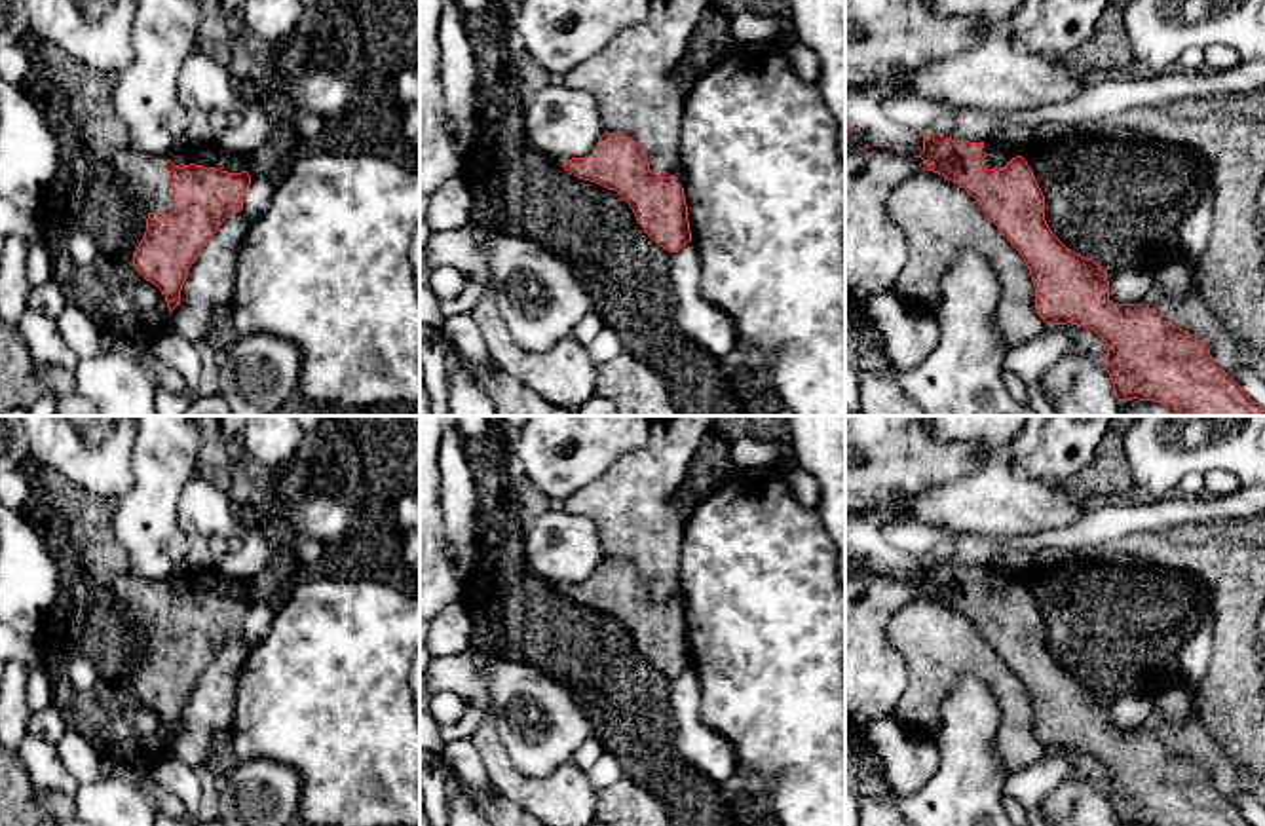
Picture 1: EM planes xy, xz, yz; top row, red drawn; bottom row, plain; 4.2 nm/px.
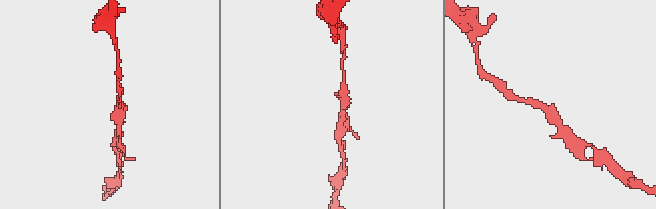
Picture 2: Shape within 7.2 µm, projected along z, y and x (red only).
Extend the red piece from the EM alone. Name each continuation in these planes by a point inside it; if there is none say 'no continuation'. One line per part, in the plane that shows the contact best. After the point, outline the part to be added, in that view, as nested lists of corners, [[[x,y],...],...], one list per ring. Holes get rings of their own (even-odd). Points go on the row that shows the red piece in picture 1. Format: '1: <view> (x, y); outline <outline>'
1: xy (145, 177); outline [[[133,148],[120,150],[112,165],[141,211],[169,215],[173,211],[173,186],[163,167],[169,158],[150,158]]]

